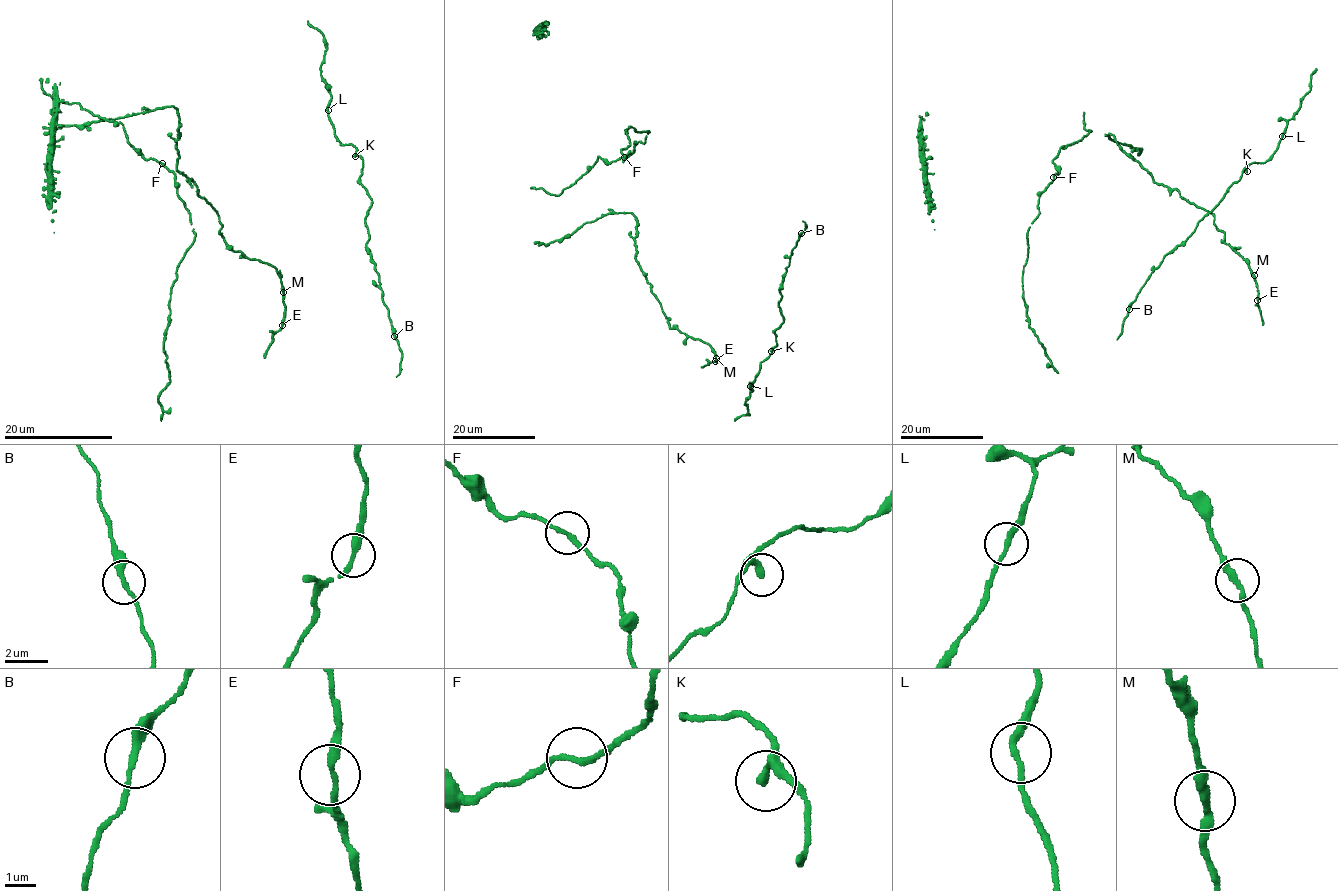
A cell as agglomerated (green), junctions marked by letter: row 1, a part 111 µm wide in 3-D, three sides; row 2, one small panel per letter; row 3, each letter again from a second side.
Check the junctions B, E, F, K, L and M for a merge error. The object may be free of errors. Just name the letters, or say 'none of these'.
none of these

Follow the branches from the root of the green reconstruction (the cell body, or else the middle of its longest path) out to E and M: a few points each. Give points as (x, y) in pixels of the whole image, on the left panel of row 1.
E: (175, 108), (176, 169), (215, 210), (224, 241), (276, 270), (285, 306), (282, 325)
M: (175, 108), (176, 169), (215, 210), (224, 241), (249, 259), (272, 266), (283, 293)

